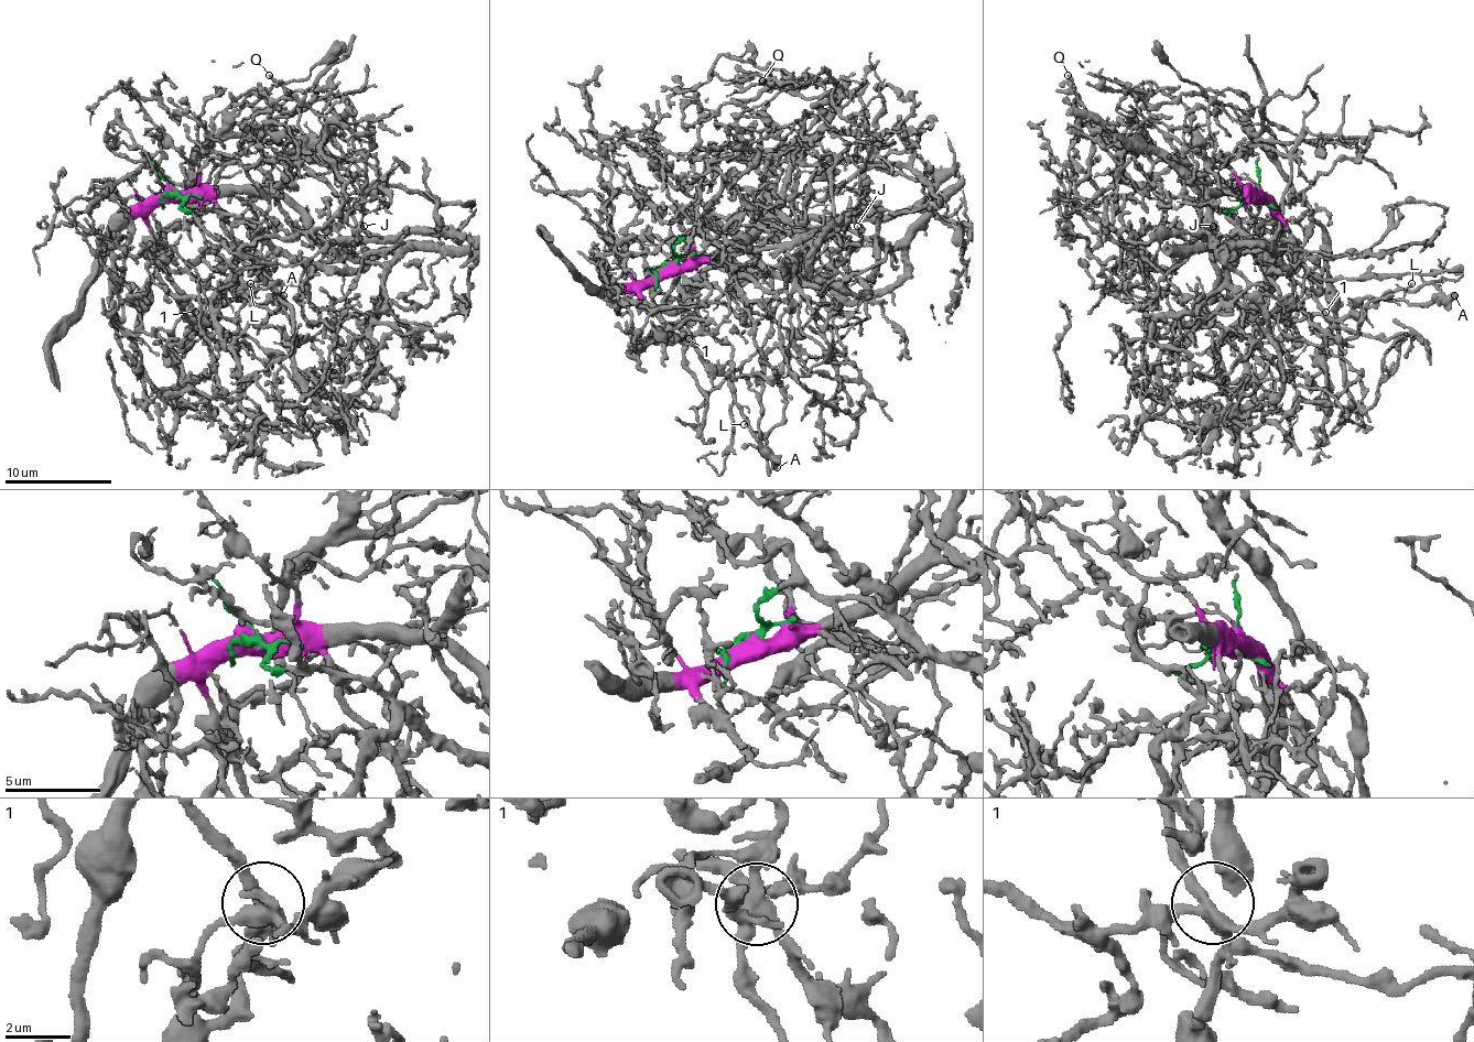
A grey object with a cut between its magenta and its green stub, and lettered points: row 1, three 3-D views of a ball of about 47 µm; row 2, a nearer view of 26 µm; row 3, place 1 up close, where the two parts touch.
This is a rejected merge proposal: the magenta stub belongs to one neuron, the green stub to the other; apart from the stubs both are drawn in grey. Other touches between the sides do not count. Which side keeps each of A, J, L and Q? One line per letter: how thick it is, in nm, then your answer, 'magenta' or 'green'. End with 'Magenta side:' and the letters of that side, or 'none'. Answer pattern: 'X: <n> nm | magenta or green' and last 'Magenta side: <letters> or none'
A: 550 nm | magenta
J: 80 nm | magenta
L: 120 nm | magenta
Q: 240 nm | green
Magenta side: A, J, L

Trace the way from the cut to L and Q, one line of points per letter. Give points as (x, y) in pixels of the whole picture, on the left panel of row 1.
L: (170, 195), (151, 212), (148, 228), (156, 257), (185, 302), (207, 318), (234, 300), (245, 300), (249, 283)
Q: (170, 195), (252, 236), (212, 268), (316, 232), (343, 198), (324, 118), (268, 75)

